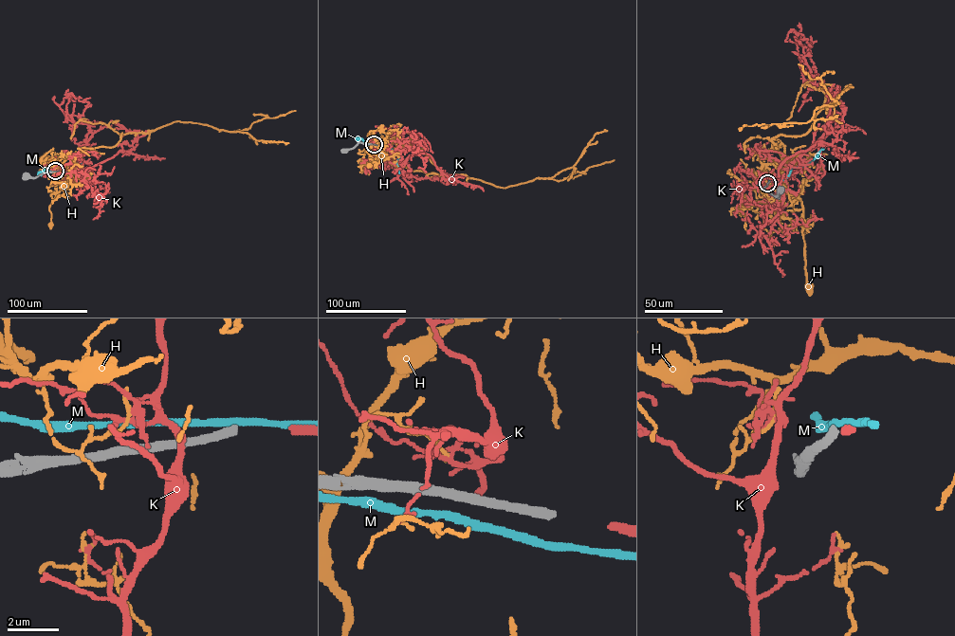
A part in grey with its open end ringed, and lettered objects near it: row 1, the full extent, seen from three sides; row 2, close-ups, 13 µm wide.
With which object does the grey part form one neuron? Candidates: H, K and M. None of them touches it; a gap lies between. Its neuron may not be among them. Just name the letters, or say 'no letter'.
K

